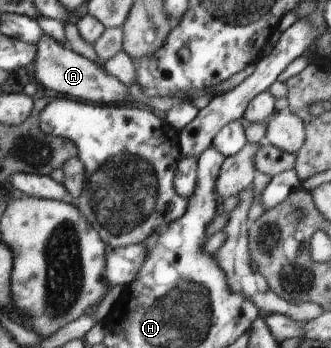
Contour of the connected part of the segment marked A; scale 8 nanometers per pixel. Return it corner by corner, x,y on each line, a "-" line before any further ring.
45,34
37,45
38,54
34,62
34,80
44,87
58,92
66,98
82,101
84,103
104,104
113,102
116,105
127,99
130,89
117,78
111,76
102,64
91,62
90,59
76,54
65,48
64,44

